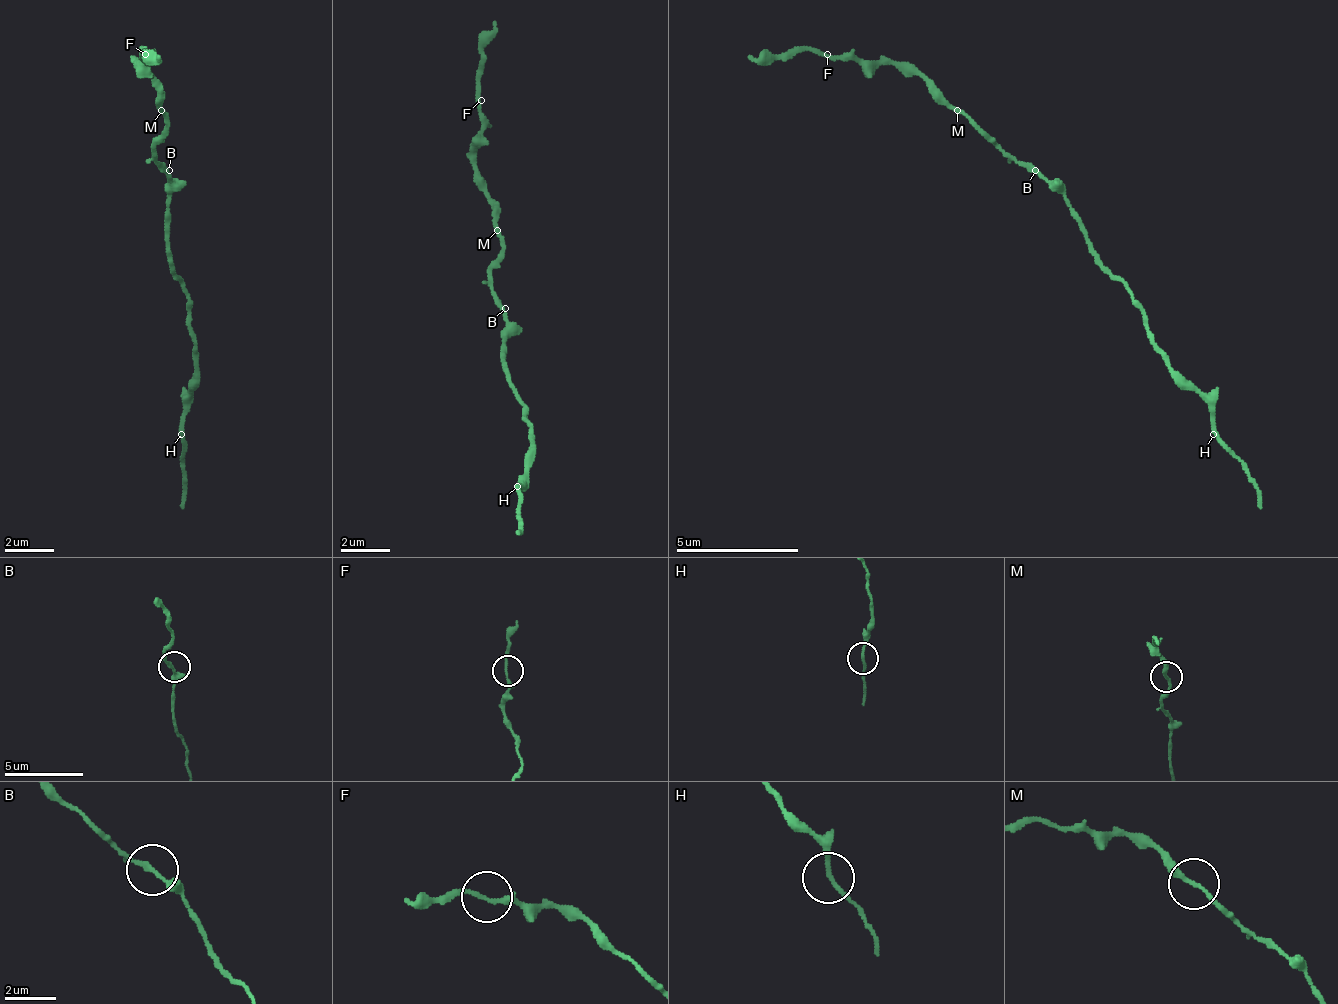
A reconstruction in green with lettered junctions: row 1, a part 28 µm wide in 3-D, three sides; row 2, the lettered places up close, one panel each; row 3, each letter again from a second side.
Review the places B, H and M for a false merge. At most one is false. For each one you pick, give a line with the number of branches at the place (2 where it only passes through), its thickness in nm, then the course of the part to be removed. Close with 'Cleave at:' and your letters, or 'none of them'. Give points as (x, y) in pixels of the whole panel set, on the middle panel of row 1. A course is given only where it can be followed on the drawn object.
M: branches 2; calibre 180 nm; course (499, 228), (499, 204), (474, 167), (481, 63), (493, 20)
Cleave at: M

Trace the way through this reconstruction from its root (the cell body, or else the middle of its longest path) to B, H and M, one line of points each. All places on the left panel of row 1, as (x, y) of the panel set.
B: (169, 201), (169, 170)
H: (169, 201), (169, 268), (187, 299), (187, 336), (194, 342), (194, 397), (181, 415), (181, 434)
M: (169, 201), (169, 176), (157, 164), (157, 133), (163, 127), (163, 109)

